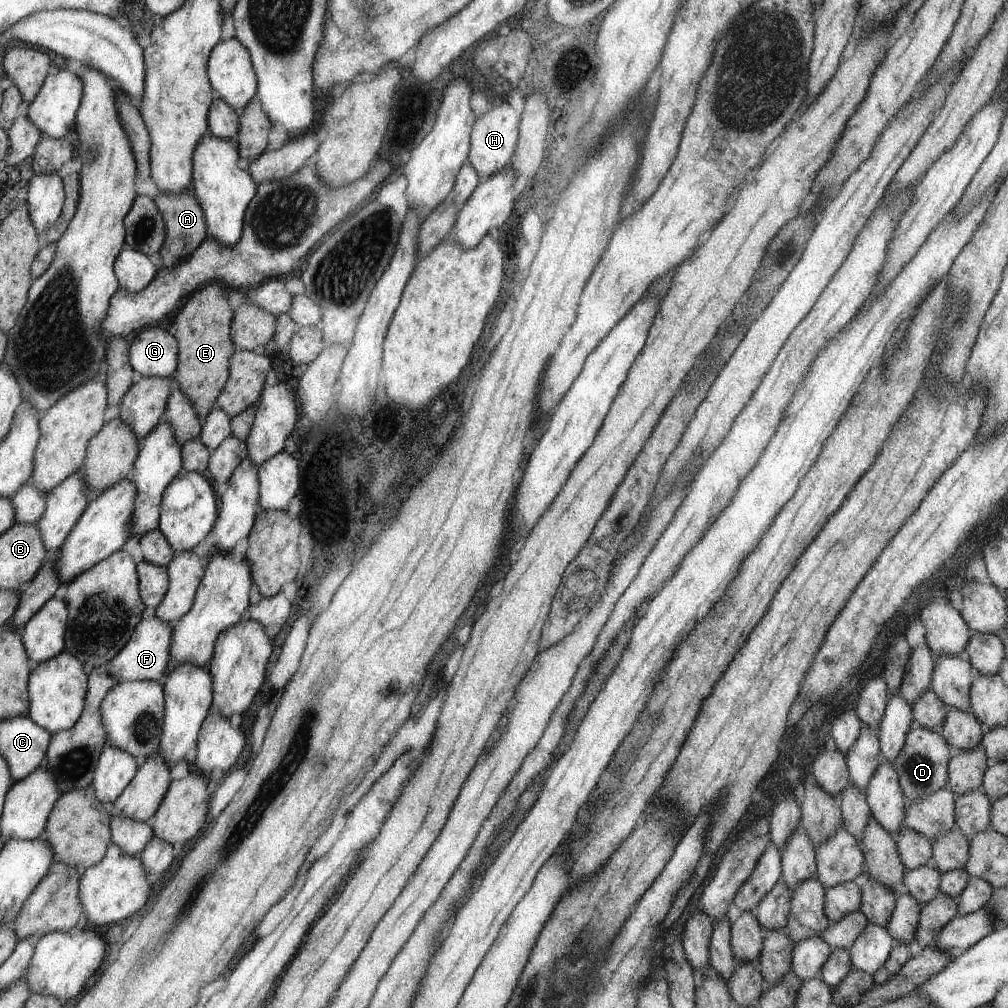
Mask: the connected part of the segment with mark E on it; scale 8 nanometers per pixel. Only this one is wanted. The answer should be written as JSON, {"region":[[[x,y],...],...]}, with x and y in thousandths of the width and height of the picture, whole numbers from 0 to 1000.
{"region":[[[208,281],[192,289],[173,315],[173,333],[179,345],[179,356],[173,377],[178,379],[182,390],[188,393],[198,415],[208,409],[208,401],[215,397],[227,377],[227,357],[234,351],[234,342],[228,337],[230,306],[226,292],[218,281]]]}

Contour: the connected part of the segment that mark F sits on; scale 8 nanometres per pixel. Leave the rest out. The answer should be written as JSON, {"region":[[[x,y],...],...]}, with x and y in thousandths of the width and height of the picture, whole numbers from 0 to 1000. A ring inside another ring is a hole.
{"region":[[[151,607],[136,619],[132,633],[125,638],[119,647],[105,660],[108,668],[118,678],[121,676],[157,676],[167,669],[171,656],[172,619],[158,614]]]}

